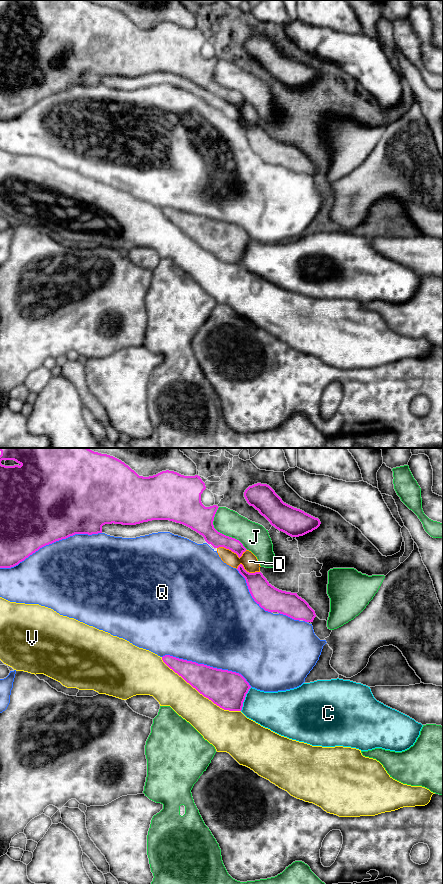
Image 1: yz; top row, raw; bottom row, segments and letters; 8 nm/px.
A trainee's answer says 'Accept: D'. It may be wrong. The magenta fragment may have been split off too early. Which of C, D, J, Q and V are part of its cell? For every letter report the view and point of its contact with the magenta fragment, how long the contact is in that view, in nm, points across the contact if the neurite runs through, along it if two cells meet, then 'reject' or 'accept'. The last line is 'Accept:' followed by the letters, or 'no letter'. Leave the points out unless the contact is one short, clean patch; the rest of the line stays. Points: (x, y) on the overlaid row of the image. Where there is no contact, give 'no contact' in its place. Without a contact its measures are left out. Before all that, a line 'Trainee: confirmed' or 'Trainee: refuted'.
Trainee: confirmed
C: meets magenta in yz at (244, 699); contact 220 nm long; reject
D: meets magenta in yz at (232, 551); contact 240 nm long; accept
J: meets magenta in yz at (221, 533); contact 420 nm long; reject
Q: meets magenta in yz at (50, 543); contact 850 nm long; reject
V: meets magenta in yz at (200, 693); contact 750 nm long; reject
Accept: D

